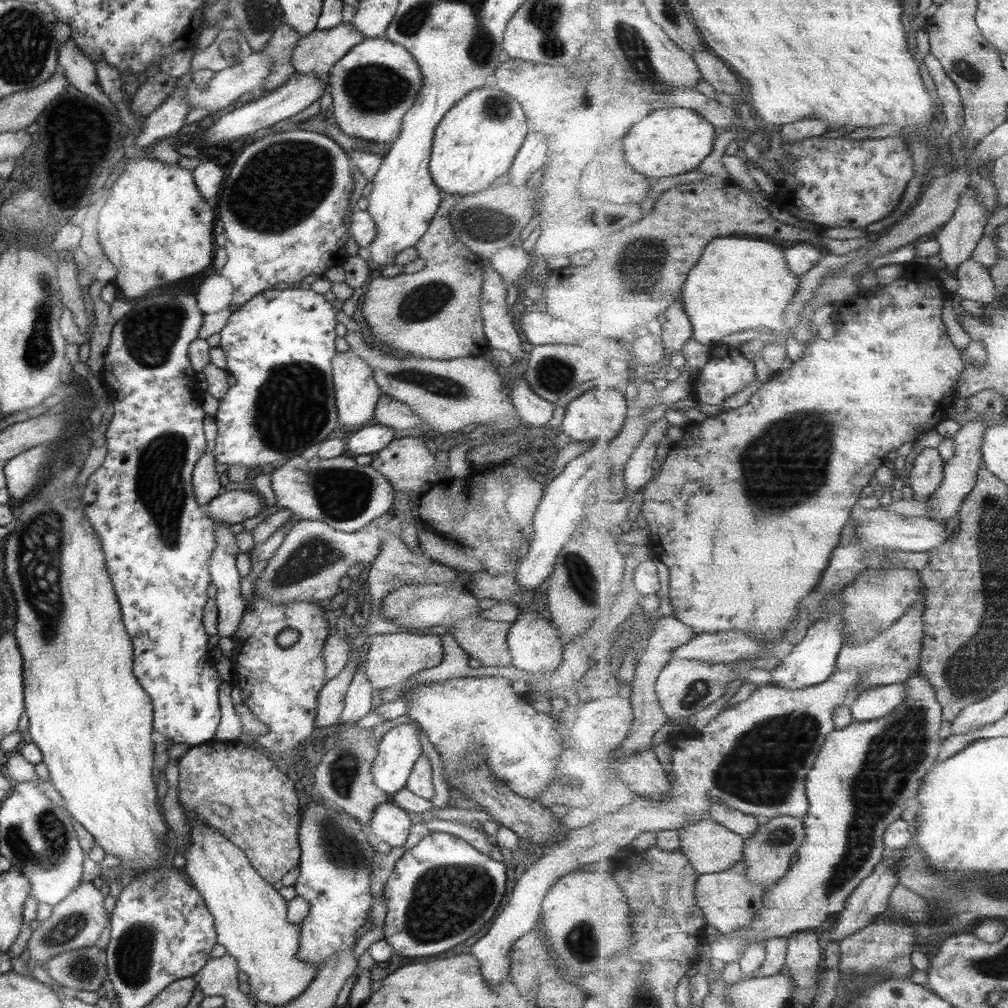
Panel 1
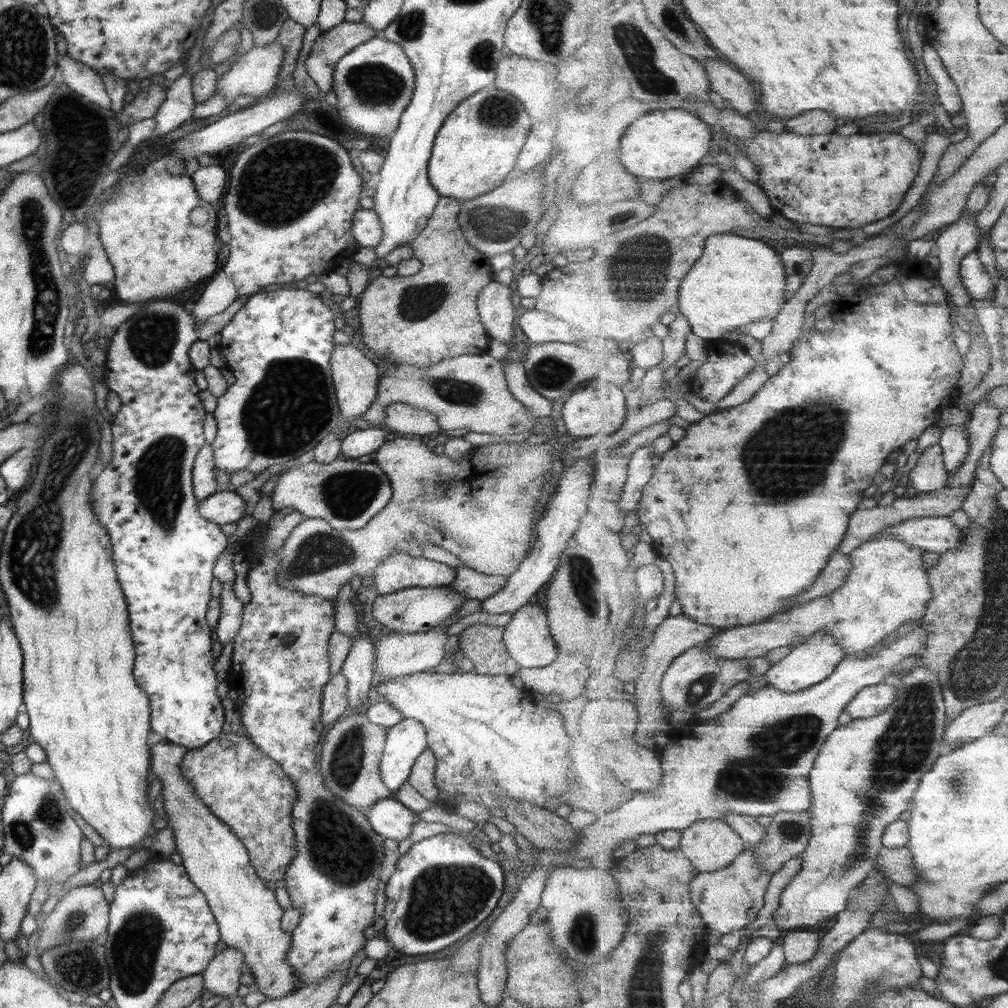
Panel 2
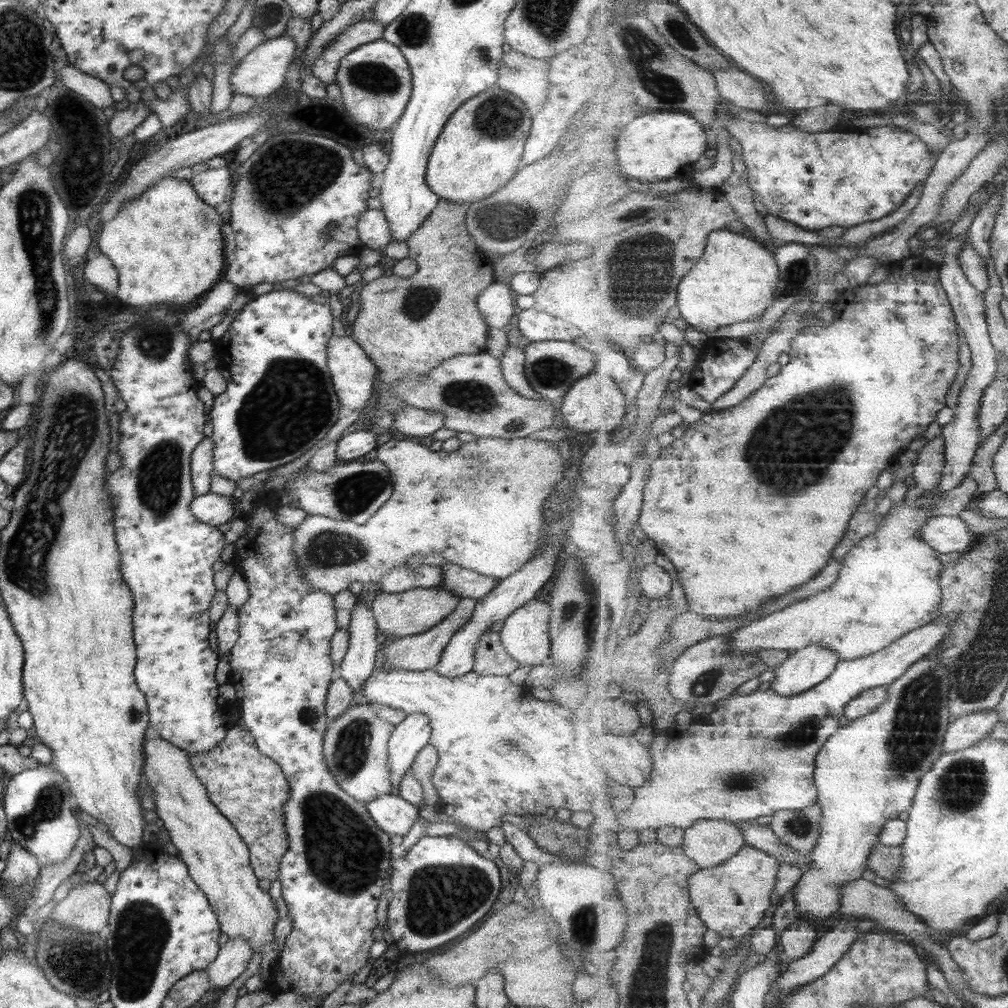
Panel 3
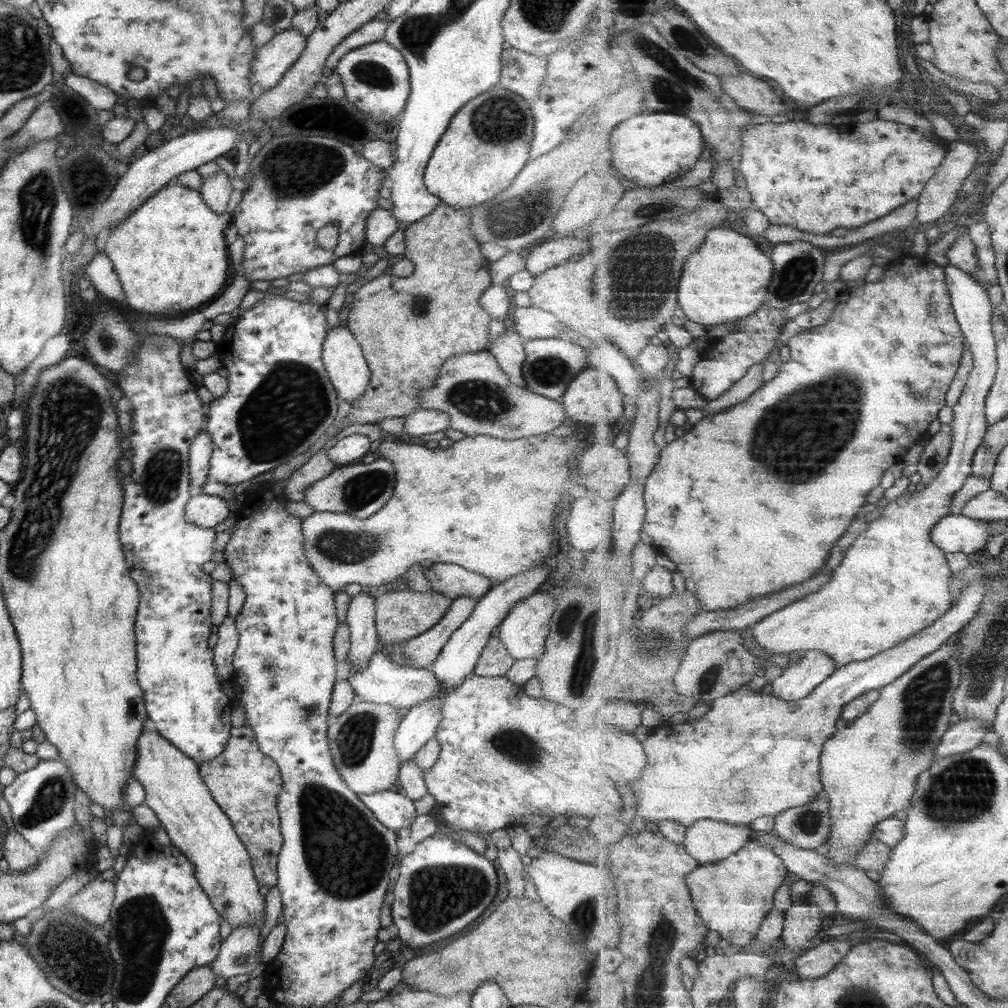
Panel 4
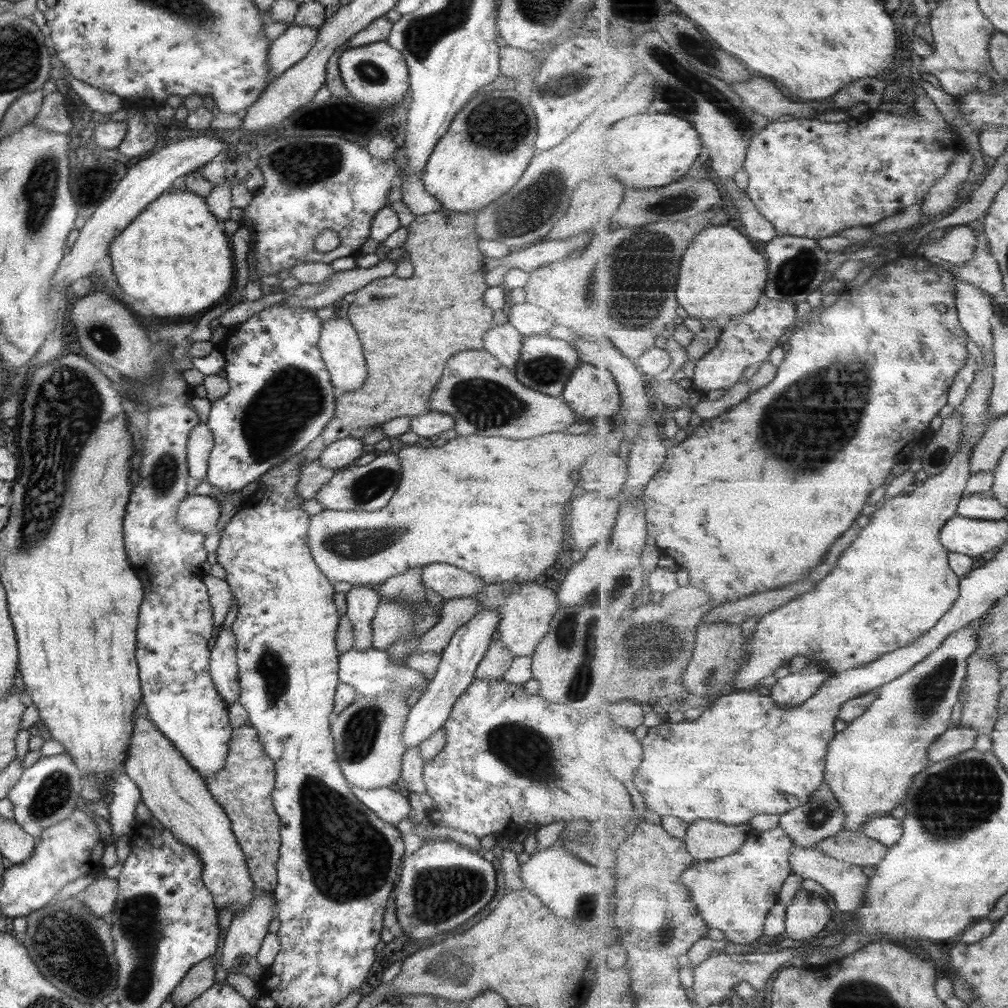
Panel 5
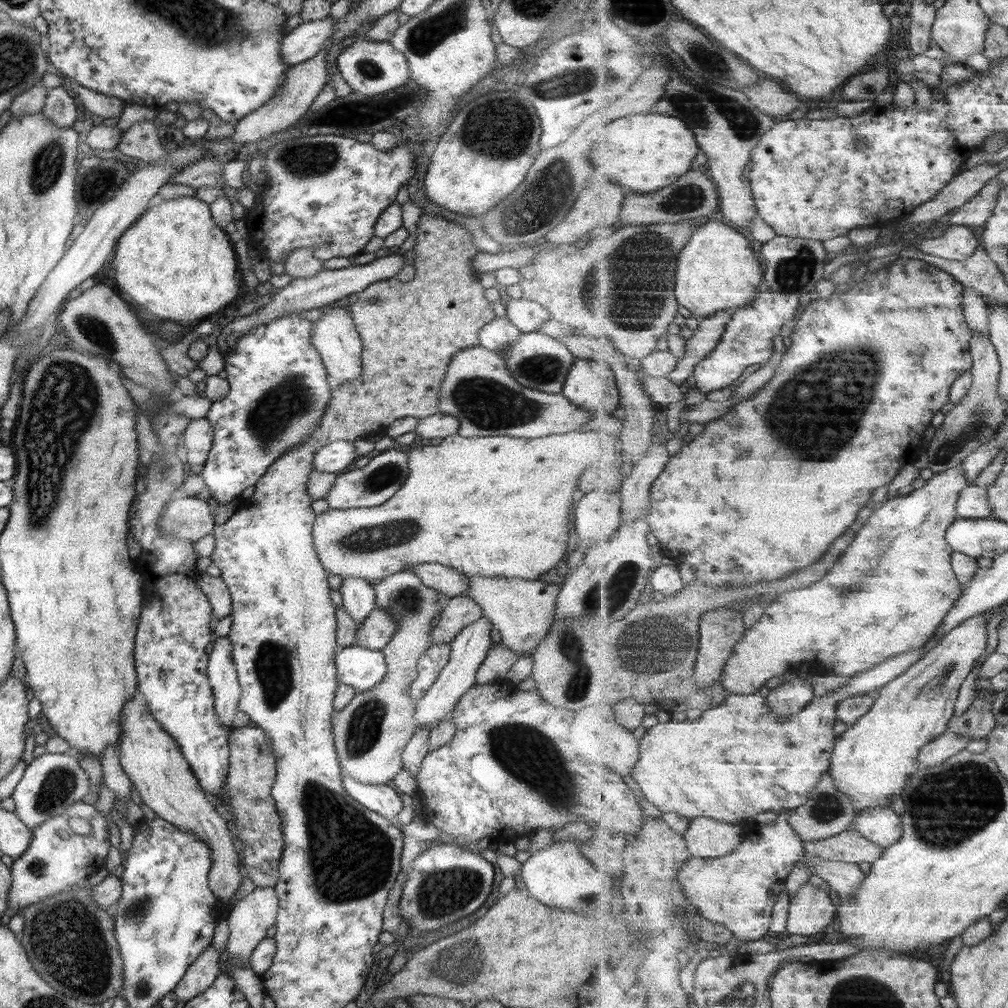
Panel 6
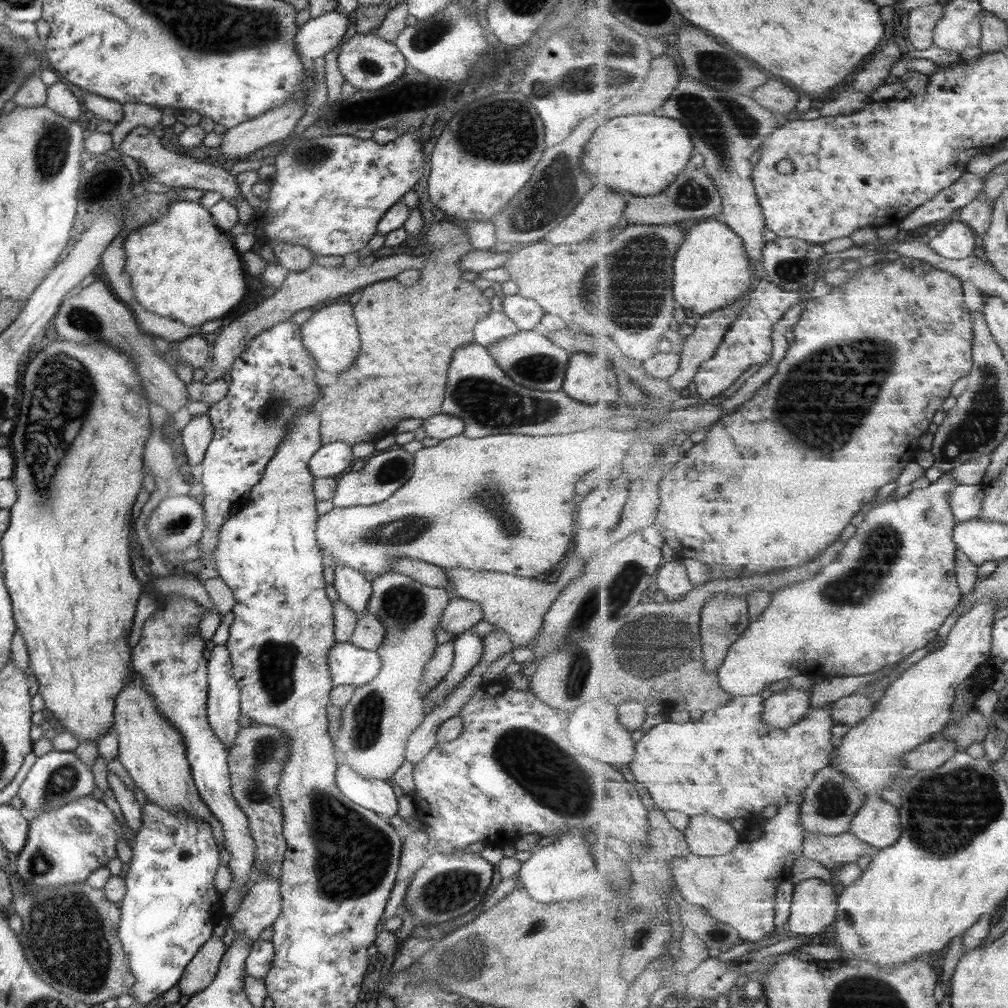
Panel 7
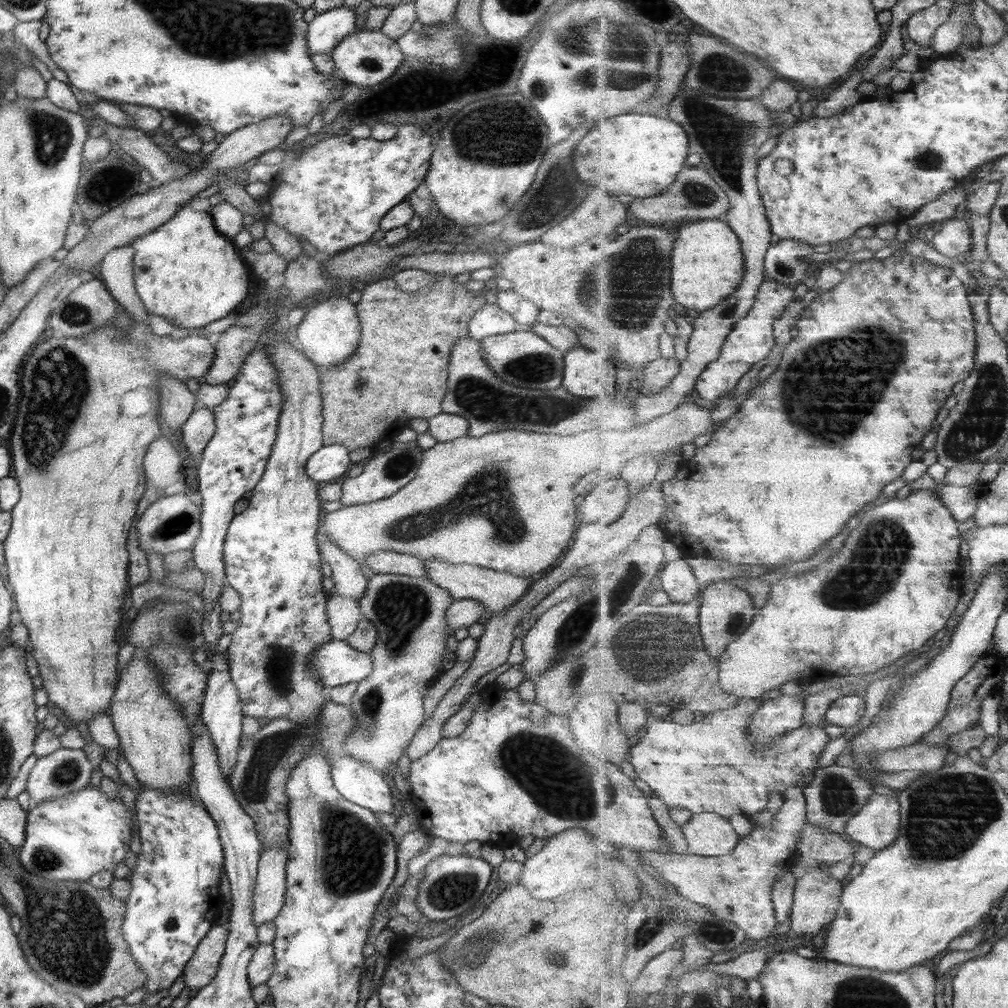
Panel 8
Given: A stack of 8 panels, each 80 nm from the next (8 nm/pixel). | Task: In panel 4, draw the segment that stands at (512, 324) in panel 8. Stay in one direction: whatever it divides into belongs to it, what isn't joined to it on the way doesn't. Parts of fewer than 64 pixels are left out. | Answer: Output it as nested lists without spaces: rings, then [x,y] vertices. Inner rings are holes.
[[[507,329],[498,334],[498,337],[488,340],[485,350],[495,358],[511,384],[527,389],[521,378],[521,365],[525,358],[522,345],[523,340],[520,336],[515,331]]]

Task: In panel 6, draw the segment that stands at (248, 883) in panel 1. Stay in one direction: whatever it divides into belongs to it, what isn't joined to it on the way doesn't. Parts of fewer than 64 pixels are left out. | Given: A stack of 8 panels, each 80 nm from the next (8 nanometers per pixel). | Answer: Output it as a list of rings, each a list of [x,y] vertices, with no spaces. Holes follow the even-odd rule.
[[[137,695],[127,697],[122,704],[119,726],[120,735],[116,747],[121,770],[155,816],[175,825],[175,828],[198,836],[209,847],[212,862],[207,884],[217,902],[227,910],[244,876],[237,842],[231,834],[228,821],[218,813],[197,784],[175,739],[161,728],[147,704]]]

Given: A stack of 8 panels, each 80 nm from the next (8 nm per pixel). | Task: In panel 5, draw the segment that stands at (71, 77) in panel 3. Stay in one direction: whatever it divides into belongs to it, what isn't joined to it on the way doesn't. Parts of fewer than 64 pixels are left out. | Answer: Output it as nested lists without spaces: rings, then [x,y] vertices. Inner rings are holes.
[[[72,79],[70,87],[77,96],[85,103],[86,108],[99,112],[108,117],[112,112],[121,110],[121,98],[110,92],[101,92],[99,89],[89,86],[85,82],[77,79]]]

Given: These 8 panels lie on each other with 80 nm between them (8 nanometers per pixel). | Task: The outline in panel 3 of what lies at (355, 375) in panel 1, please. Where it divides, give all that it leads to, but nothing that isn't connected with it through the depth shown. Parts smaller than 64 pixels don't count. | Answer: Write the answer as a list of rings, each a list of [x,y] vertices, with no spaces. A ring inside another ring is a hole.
[[[332,334],[326,344],[326,365],[340,406],[349,410],[362,410],[373,394],[373,381],[376,375],[376,366],[365,356],[362,348],[346,334]]]

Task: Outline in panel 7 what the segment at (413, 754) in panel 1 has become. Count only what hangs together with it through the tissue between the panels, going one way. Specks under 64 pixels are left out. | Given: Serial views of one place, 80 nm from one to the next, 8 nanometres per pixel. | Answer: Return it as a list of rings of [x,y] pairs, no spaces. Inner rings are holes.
[[[469,630],[455,636],[452,643],[454,646],[452,667],[435,686],[436,690],[433,693],[435,697],[433,697],[430,711],[457,686],[459,681],[467,676],[467,672],[476,662],[479,662],[482,655],[482,637],[477,637]]]

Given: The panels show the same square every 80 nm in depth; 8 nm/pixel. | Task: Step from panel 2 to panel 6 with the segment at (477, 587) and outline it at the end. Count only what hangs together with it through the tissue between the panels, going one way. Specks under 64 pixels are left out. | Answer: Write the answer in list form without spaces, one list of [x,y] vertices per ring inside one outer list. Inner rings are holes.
[[[421,563],[408,568],[423,583],[447,598],[463,595],[467,588],[466,575],[437,563]]]

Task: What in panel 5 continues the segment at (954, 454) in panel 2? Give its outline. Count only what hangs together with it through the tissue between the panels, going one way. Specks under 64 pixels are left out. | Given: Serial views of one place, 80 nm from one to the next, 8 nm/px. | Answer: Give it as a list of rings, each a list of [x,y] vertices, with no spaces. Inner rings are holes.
[[[960,278],[957,283],[957,308],[963,328],[984,354],[984,368],[975,372],[975,379],[958,407],[963,422],[964,442],[949,466],[937,476],[928,477],[923,485],[908,494],[886,499],[877,506],[870,523],[864,527],[852,545],[841,555],[838,565],[819,582],[814,591],[796,596],[787,605],[764,614],[758,622],[753,640],[745,644],[748,659],[739,678],[734,681],[737,691],[755,690],[759,682],[777,672],[779,666],[789,664],[797,655],[808,659],[826,660],[834,674],[853,668],[865,667],[880,656],[905,648],[929,632],[950,610],[960,595],[960,578],[949,568],[949,549],[940,539],[943,526],[949,518],[958,514],[958,506],[971,478],[971,454],[989,426],[989,400],[994,388],[993,324],[995,322],[995,298],[989,293]]]

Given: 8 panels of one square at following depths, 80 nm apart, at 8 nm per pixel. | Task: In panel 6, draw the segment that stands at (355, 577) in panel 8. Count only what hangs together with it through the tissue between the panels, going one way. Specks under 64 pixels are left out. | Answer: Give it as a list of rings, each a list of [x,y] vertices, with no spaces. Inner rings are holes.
[[[342,576],[338,586],[342,608],[359,626],[370,610],[375,609],[373,587],[365,579]]]

